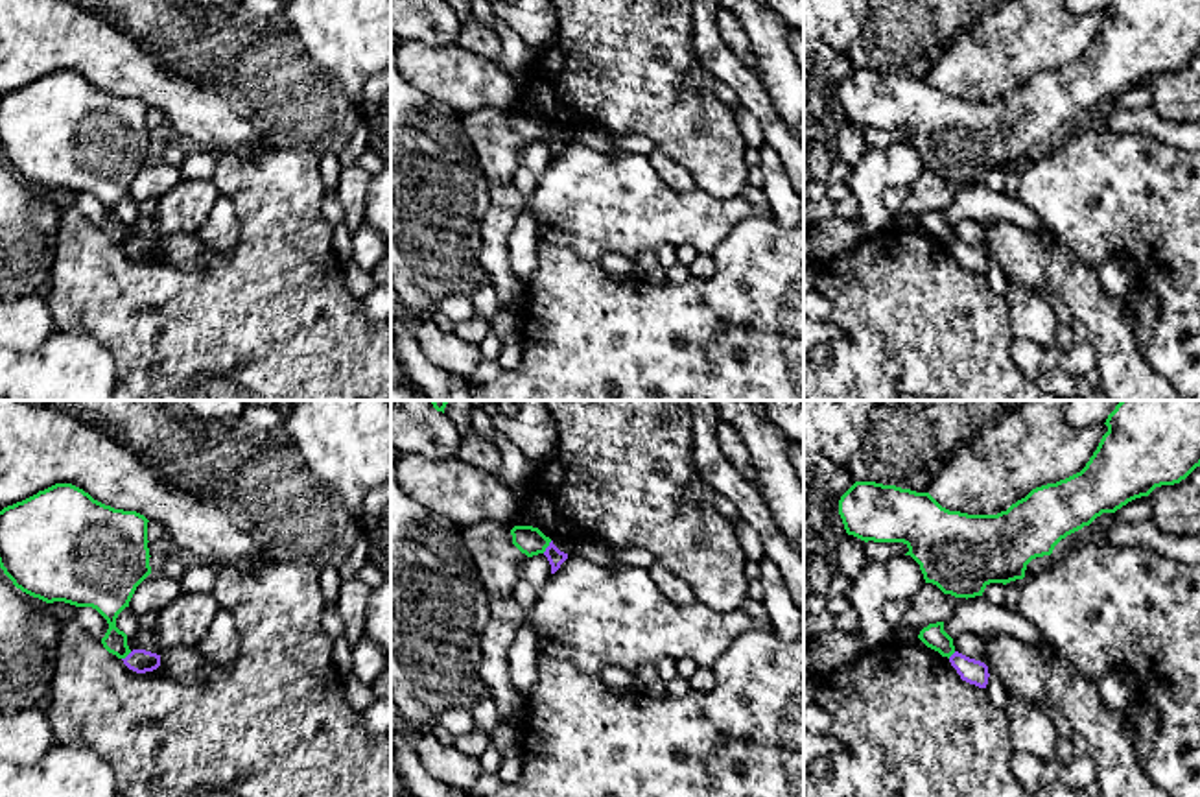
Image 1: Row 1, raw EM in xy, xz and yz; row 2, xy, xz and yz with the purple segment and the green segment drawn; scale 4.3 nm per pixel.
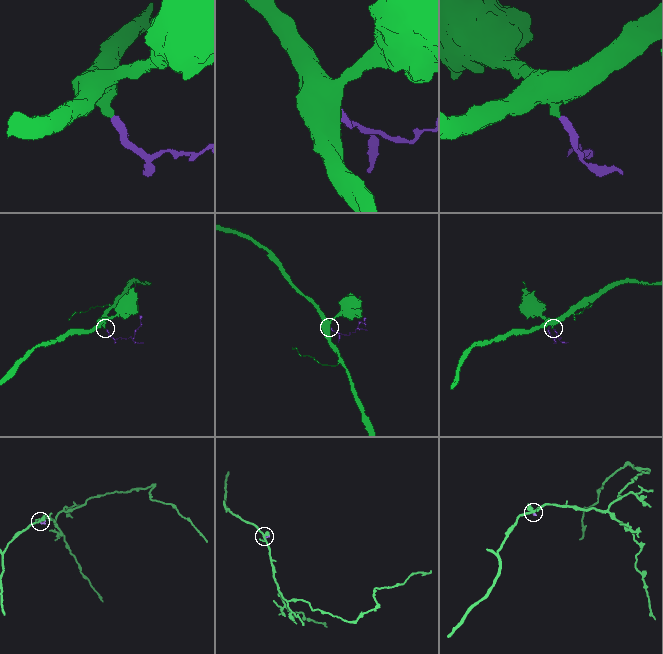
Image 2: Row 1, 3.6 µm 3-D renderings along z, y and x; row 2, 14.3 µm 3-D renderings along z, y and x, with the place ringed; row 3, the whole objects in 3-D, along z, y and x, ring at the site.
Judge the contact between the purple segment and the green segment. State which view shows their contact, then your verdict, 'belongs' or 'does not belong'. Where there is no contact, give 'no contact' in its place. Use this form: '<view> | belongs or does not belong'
xz | does not belong

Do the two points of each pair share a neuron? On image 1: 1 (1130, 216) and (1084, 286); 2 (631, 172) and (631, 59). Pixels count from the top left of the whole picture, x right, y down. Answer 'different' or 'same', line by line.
1: different
2: different

